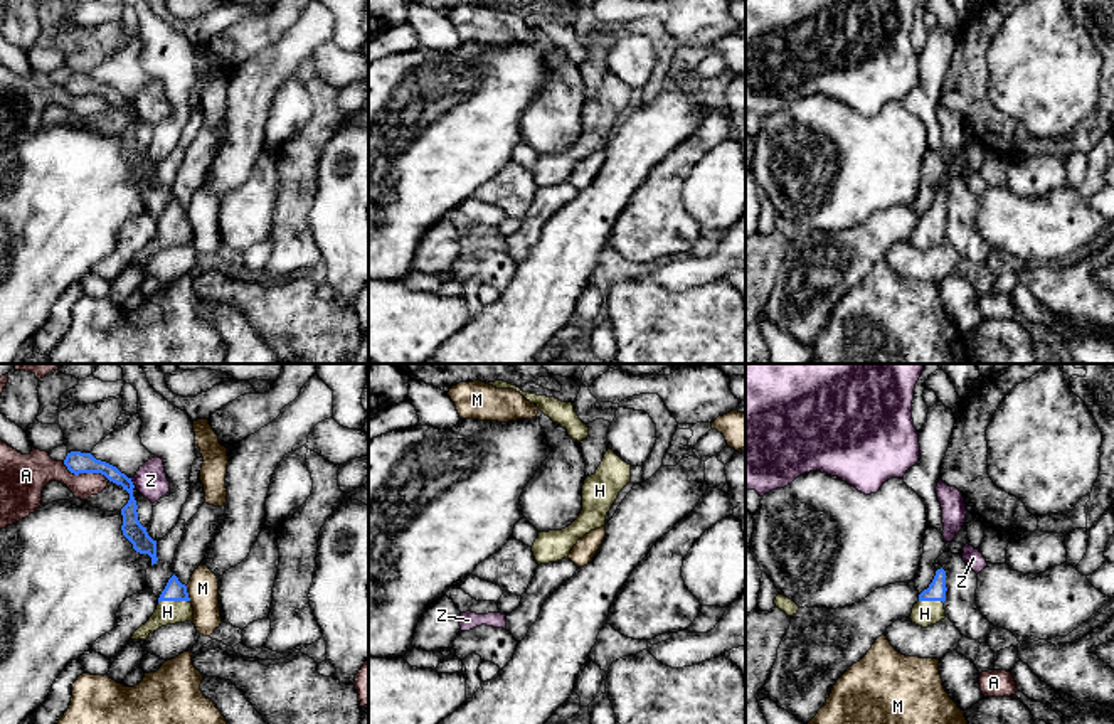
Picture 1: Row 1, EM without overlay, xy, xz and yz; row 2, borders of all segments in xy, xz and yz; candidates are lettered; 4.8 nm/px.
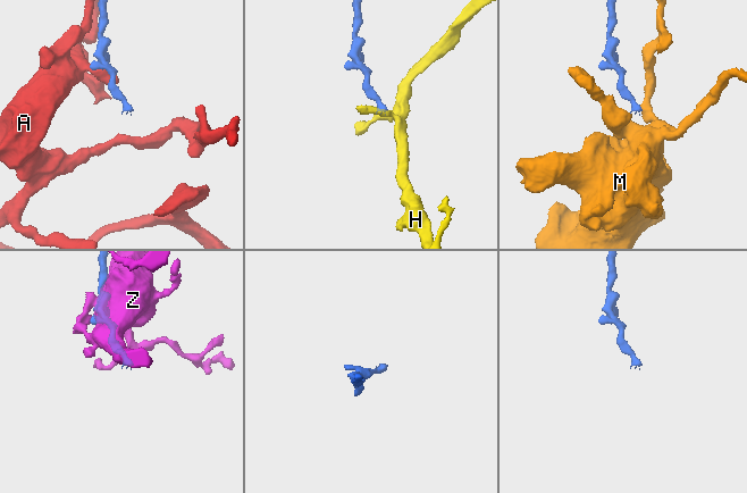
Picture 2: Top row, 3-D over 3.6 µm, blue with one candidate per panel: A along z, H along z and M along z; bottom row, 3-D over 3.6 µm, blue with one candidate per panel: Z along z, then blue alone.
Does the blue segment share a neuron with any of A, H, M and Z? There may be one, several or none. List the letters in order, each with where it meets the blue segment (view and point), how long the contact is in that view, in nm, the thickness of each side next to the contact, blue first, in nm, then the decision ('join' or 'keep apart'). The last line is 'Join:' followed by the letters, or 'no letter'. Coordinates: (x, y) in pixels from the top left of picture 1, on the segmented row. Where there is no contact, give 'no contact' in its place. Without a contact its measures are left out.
A: xy (86, 472) | 240 nm | 110/170 nm | keep apart
H: xy (174, 600) | 150 nm | 100/110 nm | join
M: xy (187, 593) | 80 nm | 100/150 nm | keep apart
Z: xy (132, 482) | 50 nm | 100/160 nm | keep apart
Join: H

